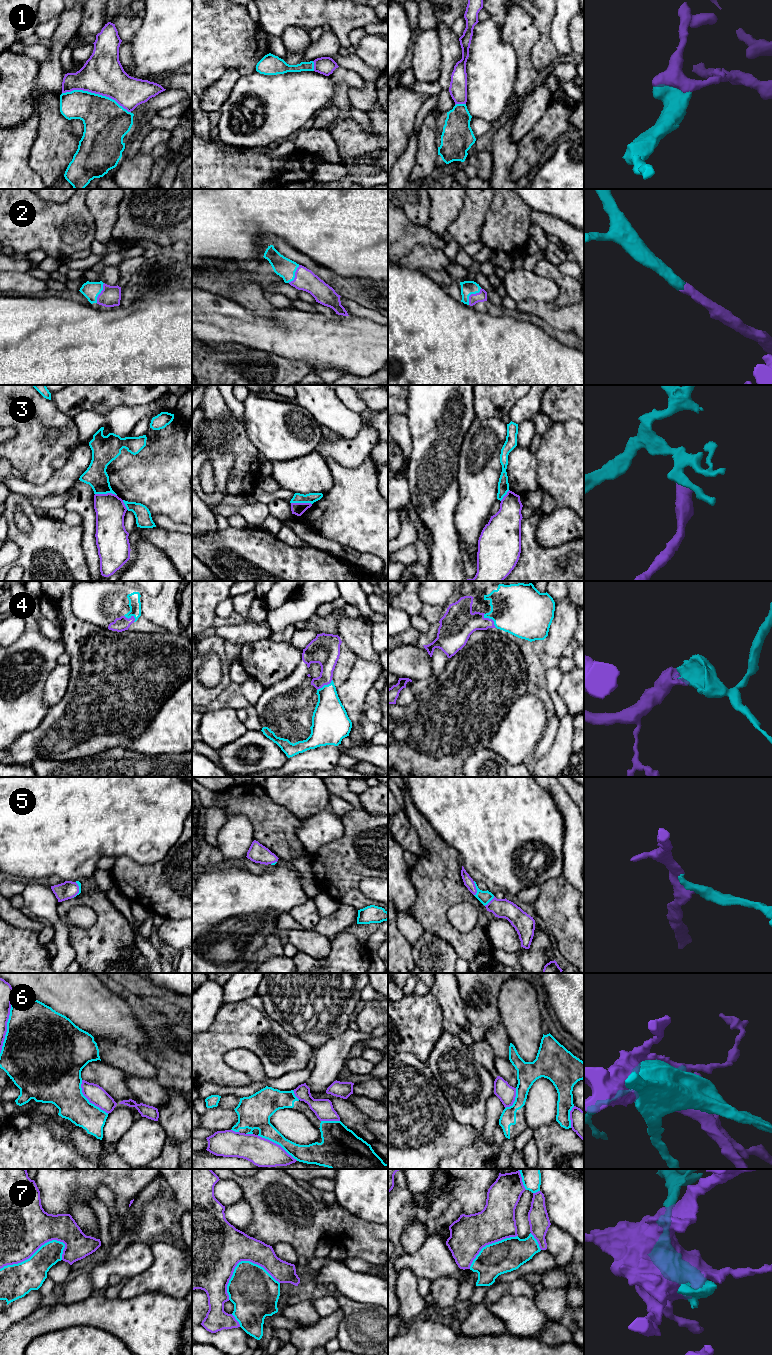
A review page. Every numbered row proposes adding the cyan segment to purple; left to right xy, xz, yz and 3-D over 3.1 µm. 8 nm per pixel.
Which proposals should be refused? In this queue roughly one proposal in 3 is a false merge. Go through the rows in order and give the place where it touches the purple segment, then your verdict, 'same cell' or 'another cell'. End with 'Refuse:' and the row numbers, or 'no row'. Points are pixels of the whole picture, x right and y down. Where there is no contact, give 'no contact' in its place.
1: contact xy (96, 93); another cell
2: contact yz (471, 294); same cell
3: contact xy (107, 493); another cell
4: contact yz (490, 619); same cell
5: contact yz (475, 888); same cell
6: contact xy (88, 1099); another cell
7: contact xy (32, 1254); another cell
Refuse: 1, 3, 6, 7

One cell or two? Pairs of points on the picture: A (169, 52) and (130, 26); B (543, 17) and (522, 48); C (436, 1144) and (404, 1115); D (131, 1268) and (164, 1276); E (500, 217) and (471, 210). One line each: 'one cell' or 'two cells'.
A: two cells
B: two cells
C: one cell
D: two cells
E: two cells

